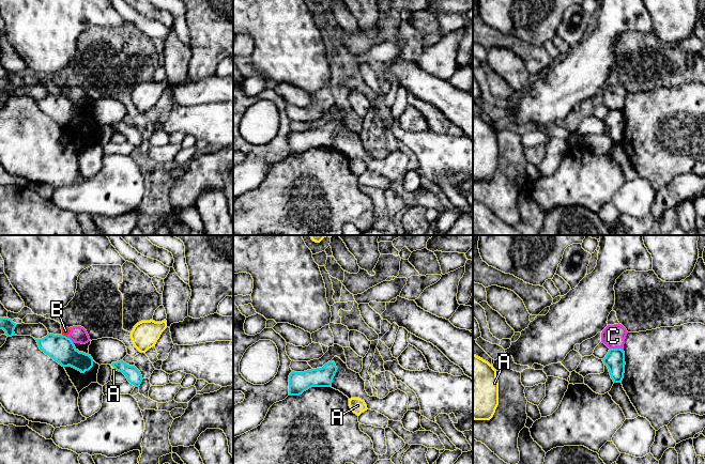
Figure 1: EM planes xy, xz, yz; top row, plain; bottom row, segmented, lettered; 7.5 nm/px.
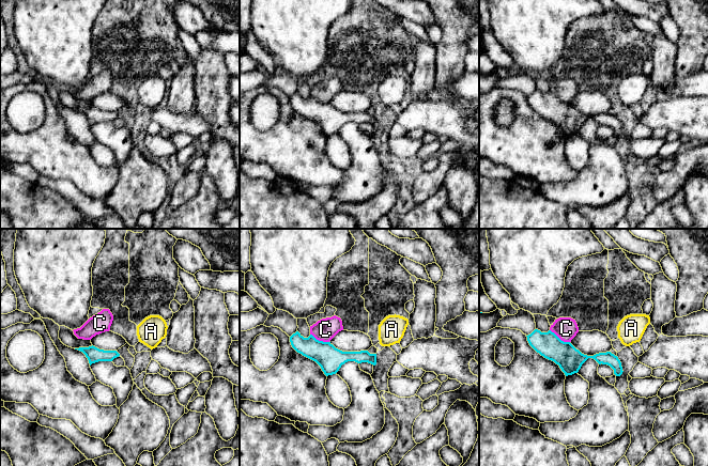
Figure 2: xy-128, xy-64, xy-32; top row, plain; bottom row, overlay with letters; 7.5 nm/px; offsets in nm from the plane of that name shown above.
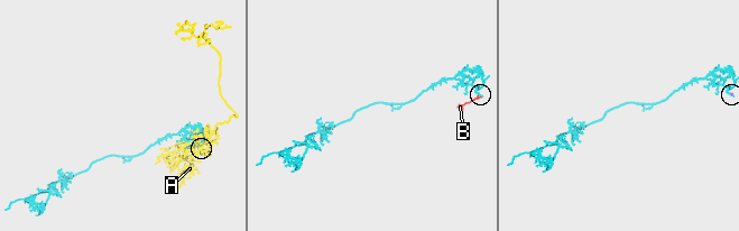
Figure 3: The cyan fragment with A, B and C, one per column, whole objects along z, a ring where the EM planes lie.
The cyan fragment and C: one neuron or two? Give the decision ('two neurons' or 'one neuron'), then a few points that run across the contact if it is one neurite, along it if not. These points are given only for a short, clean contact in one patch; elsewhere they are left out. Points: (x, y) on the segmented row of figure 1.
two neurons; line yz (610, 348), (621, 348), (623, 350)

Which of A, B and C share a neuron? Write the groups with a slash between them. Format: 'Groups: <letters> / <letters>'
Groups: A / B C

